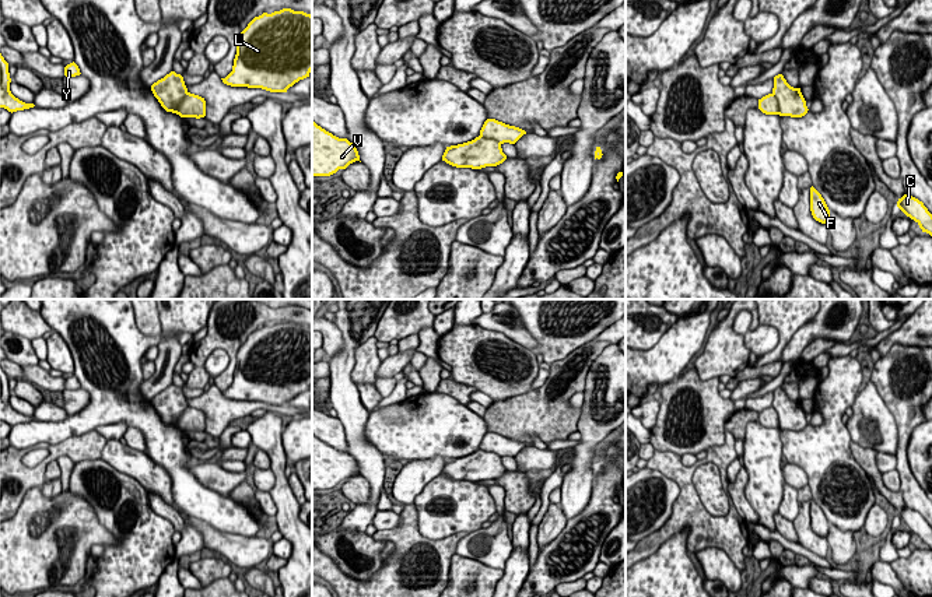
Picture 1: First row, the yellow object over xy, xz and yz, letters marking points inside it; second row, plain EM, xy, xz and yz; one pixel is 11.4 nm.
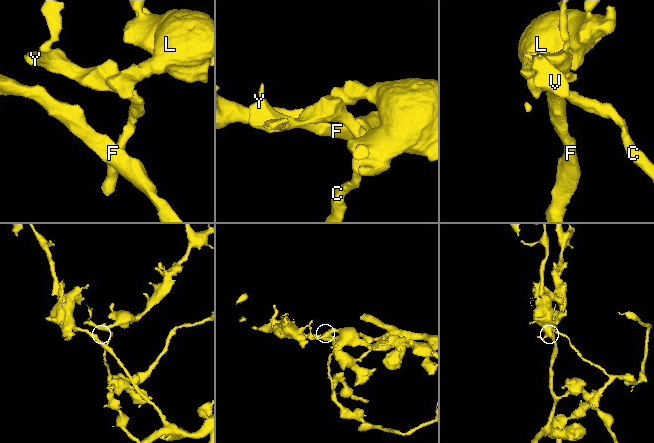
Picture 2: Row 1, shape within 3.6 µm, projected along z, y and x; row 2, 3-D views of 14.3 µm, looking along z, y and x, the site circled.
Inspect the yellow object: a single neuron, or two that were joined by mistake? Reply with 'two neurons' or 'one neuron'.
two neurons

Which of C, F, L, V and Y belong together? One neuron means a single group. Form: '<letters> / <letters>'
C Y / F L V

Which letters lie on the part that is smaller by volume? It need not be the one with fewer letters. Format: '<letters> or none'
C, Y

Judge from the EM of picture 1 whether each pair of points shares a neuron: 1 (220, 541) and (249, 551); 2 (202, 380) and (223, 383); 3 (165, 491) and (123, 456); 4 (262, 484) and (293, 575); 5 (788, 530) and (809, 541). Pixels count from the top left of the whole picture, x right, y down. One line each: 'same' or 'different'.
1: same
2: same
3: same
4: different
5: different

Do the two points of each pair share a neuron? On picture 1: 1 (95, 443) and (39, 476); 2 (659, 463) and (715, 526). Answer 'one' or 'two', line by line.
1: one
2: one

